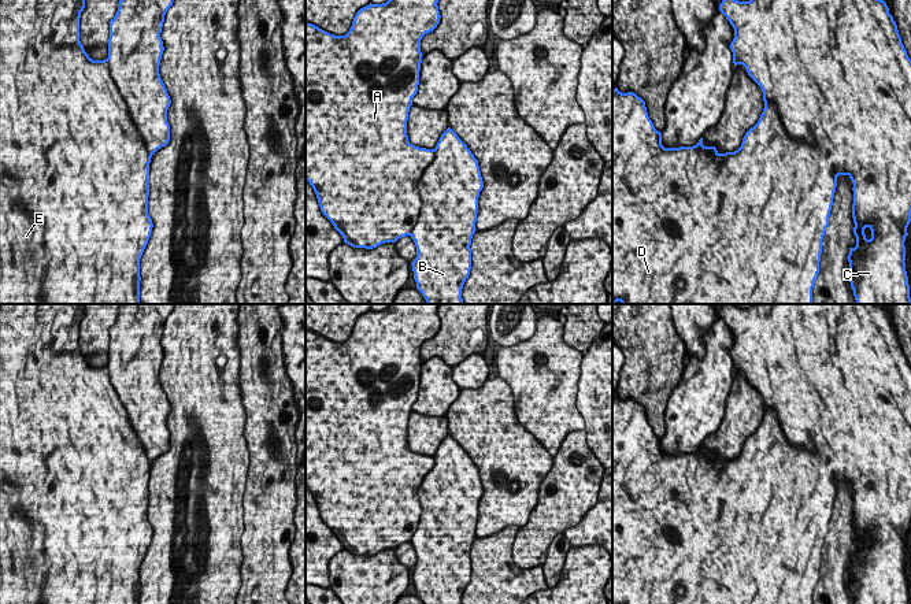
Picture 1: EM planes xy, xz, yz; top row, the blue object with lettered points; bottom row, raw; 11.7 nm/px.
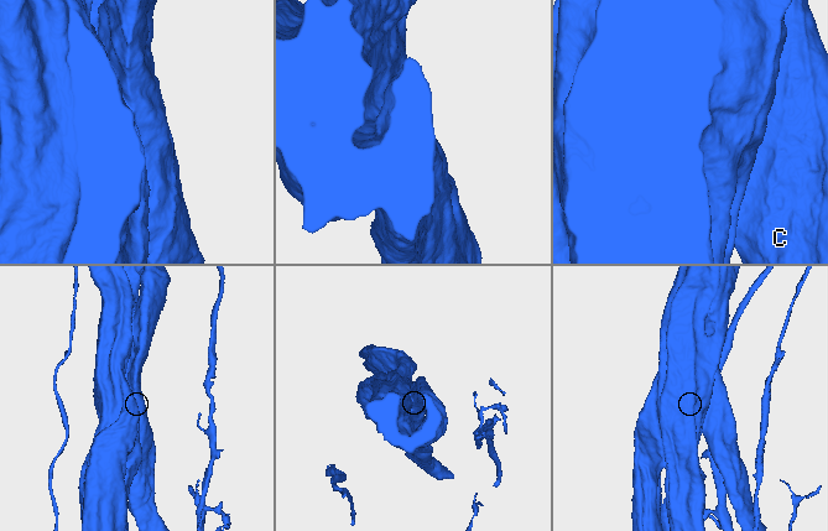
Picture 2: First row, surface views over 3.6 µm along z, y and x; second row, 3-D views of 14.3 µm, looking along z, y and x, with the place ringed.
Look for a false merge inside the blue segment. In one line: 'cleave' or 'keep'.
keep

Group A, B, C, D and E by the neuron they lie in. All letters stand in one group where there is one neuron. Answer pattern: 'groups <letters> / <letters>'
groups A B C D E

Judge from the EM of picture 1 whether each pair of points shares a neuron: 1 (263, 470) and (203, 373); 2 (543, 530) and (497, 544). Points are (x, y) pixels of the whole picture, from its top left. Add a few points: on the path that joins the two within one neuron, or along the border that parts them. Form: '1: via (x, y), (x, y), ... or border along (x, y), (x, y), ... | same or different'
1: border along (243, 408), (248, 471) | different
2: border along (521, 527), (513, 544), (513, 560), (528, 569) | different

